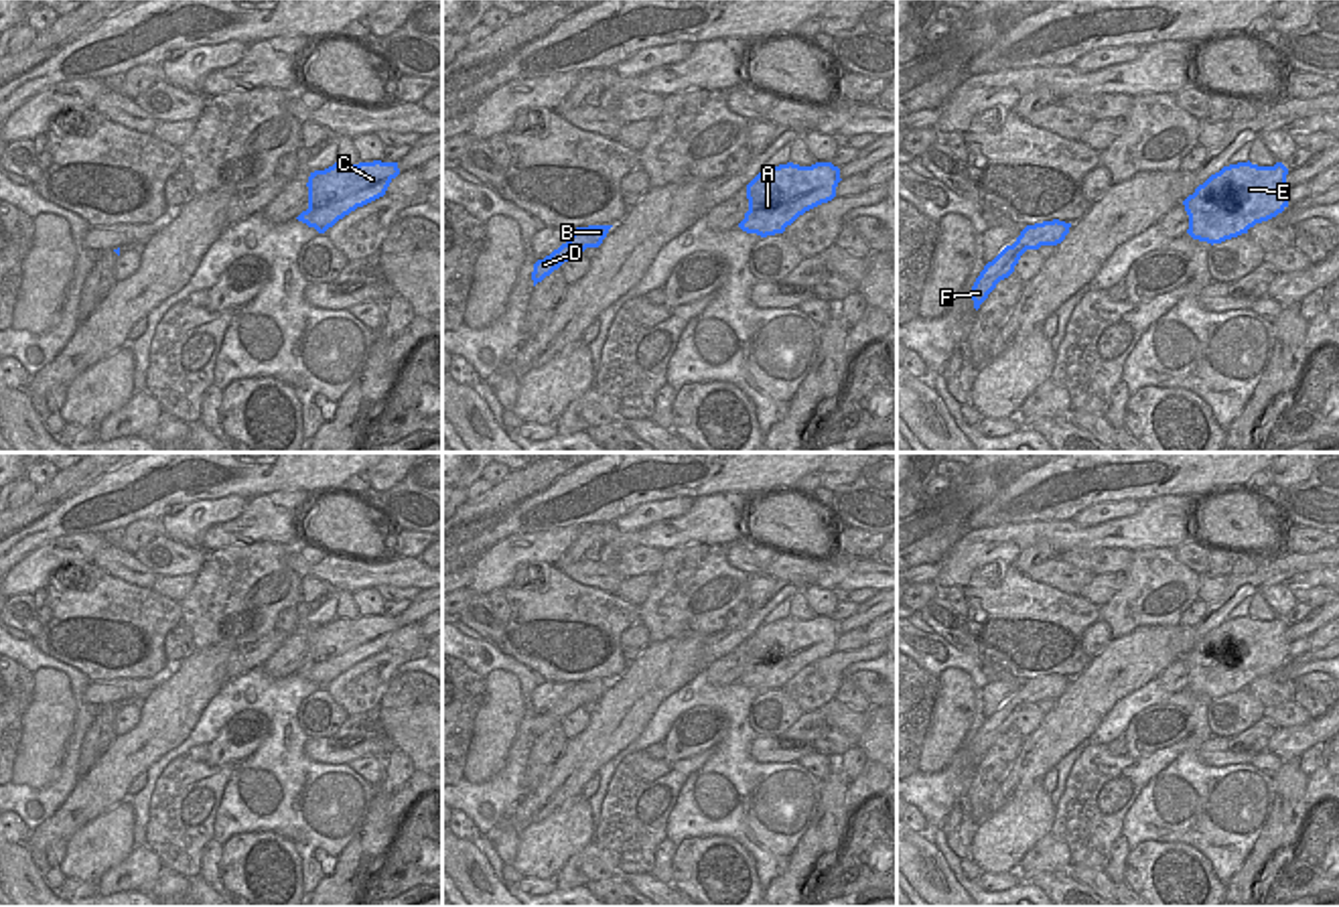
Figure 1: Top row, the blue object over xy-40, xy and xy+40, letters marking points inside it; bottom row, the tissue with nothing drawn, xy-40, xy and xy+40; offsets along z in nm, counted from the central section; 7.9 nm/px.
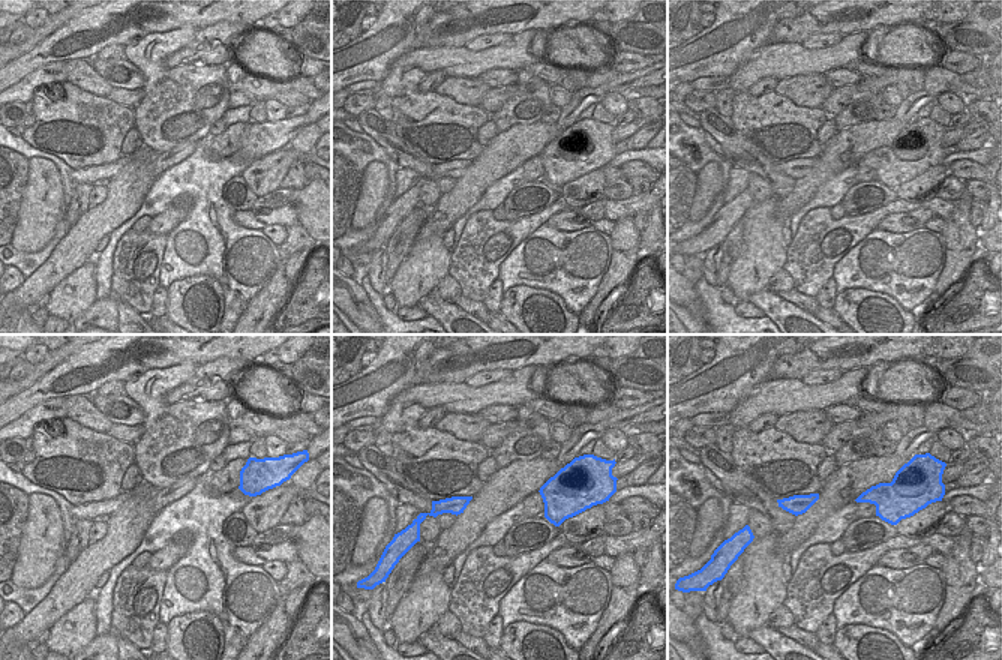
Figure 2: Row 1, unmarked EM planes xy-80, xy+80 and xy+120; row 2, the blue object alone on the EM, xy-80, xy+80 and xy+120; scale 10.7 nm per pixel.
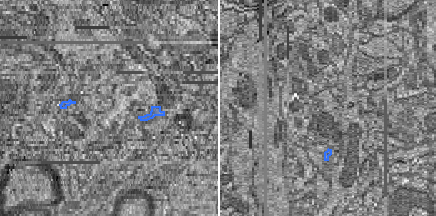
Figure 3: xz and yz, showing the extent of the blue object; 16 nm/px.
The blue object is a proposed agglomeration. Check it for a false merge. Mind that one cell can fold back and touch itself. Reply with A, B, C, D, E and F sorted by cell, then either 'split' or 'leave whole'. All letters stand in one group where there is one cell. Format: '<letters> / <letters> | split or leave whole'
A B C D E F | leave whole

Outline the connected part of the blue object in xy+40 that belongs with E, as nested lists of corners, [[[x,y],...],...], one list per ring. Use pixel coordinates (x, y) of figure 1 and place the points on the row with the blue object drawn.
[[[1248,160],[1223,166],[1183,201],[1187,233],[1213,246],[1276,217],[1288,207],[1286,175],[1282,162],[1258,166]]]

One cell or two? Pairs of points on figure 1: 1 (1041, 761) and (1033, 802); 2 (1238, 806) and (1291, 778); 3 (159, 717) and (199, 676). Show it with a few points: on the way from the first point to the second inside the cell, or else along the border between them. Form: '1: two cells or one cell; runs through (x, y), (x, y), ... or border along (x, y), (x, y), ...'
1: two cells; border along (1041, 778), (1021, 788), (999, 810)
2: two cells; border along (1275, 778), (1275, 804), (1260, 834)
3: one cell; runs through (169, 707), (189, 686)

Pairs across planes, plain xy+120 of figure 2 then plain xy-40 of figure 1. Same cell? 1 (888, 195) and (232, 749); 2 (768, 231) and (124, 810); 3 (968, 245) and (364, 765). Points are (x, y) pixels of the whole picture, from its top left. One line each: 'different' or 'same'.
1: same
2: same
3: different

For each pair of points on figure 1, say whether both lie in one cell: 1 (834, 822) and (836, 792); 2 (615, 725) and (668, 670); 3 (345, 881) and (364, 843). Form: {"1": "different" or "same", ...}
{"1": "same", "2": "same", "3": "same"}

